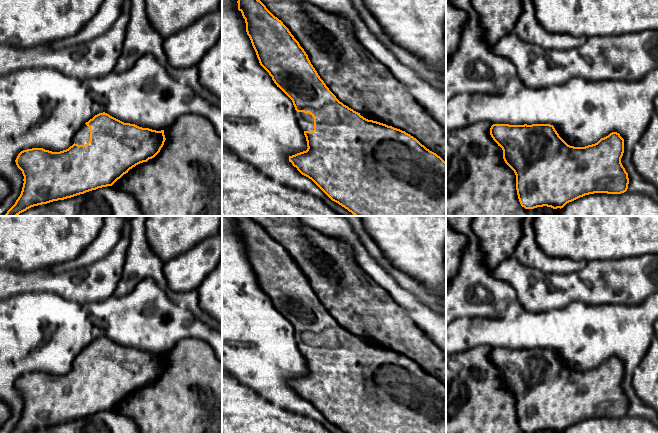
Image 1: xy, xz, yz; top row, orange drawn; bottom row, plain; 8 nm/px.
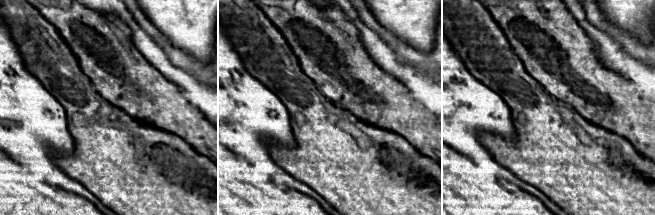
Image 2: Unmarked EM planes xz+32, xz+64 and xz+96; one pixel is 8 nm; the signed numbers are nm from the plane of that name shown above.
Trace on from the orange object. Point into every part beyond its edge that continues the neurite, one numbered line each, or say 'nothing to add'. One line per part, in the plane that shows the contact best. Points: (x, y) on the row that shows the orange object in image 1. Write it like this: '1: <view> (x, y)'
1: xy (82, 136)

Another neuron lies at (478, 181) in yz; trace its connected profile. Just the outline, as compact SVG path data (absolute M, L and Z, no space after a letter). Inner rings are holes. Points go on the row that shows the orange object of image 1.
M487 121L477 122L446 132L446 216L557 216L551 207L525 209L521 206L516 190L516 175L505 163L502 148L490 135L492 125Z

